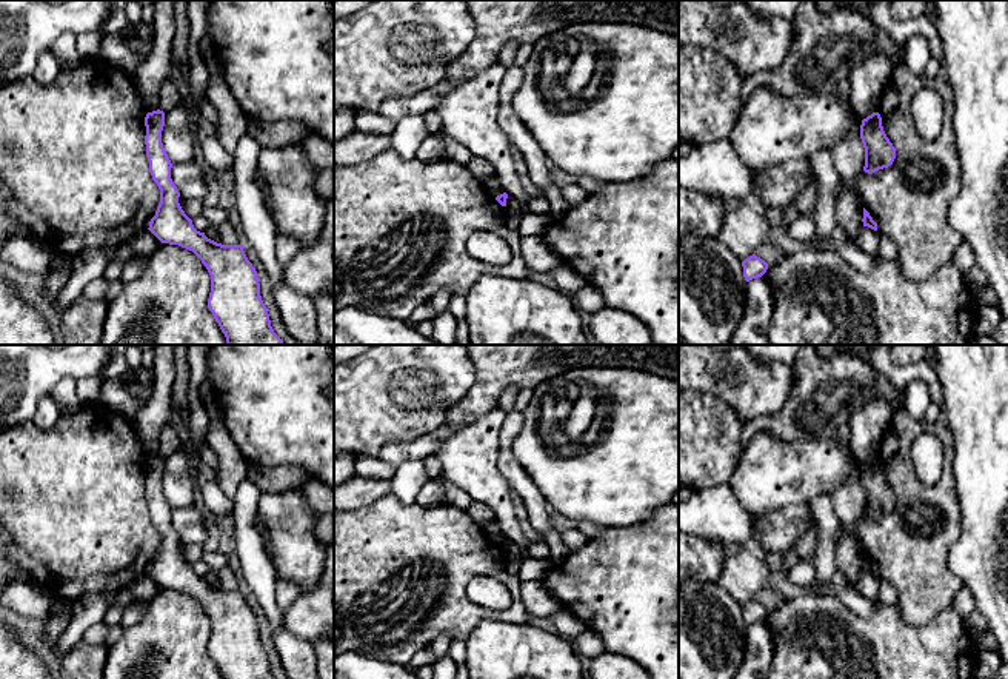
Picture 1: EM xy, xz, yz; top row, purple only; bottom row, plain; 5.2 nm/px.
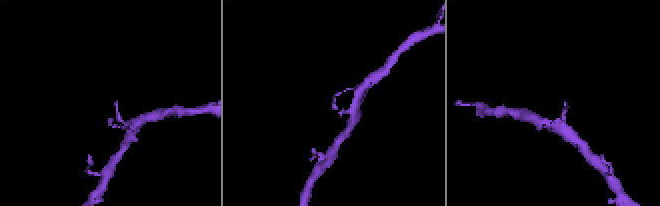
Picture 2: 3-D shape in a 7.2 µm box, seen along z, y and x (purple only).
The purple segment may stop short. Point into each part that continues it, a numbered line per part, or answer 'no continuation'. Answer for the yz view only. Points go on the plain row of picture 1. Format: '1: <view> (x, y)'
no continuation

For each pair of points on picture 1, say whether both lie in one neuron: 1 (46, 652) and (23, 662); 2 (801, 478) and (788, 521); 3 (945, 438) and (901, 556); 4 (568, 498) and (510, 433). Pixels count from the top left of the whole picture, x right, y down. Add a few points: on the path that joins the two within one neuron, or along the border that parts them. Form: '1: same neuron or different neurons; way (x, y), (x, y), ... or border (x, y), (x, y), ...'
1: different neurons; border (16, 633), (45, 662)
2: different neurons; border (807, 502), (791, 502), (757, 513)
3: same neuron; way (947, 467), (941, 498), (922, 527)
4: different neurons; border (524, 413), (513, 454), (528, 473)

